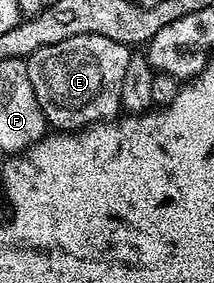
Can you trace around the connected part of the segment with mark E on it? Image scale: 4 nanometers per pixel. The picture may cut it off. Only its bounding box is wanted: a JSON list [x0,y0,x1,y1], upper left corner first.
[26,35,132,131]

